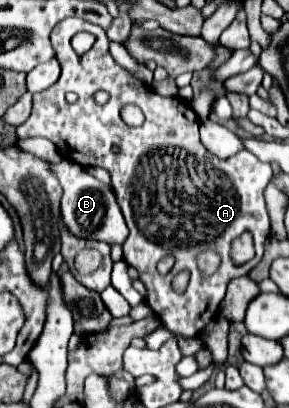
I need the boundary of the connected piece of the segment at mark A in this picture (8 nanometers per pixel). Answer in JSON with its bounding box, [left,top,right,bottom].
[17,18,273,338]

